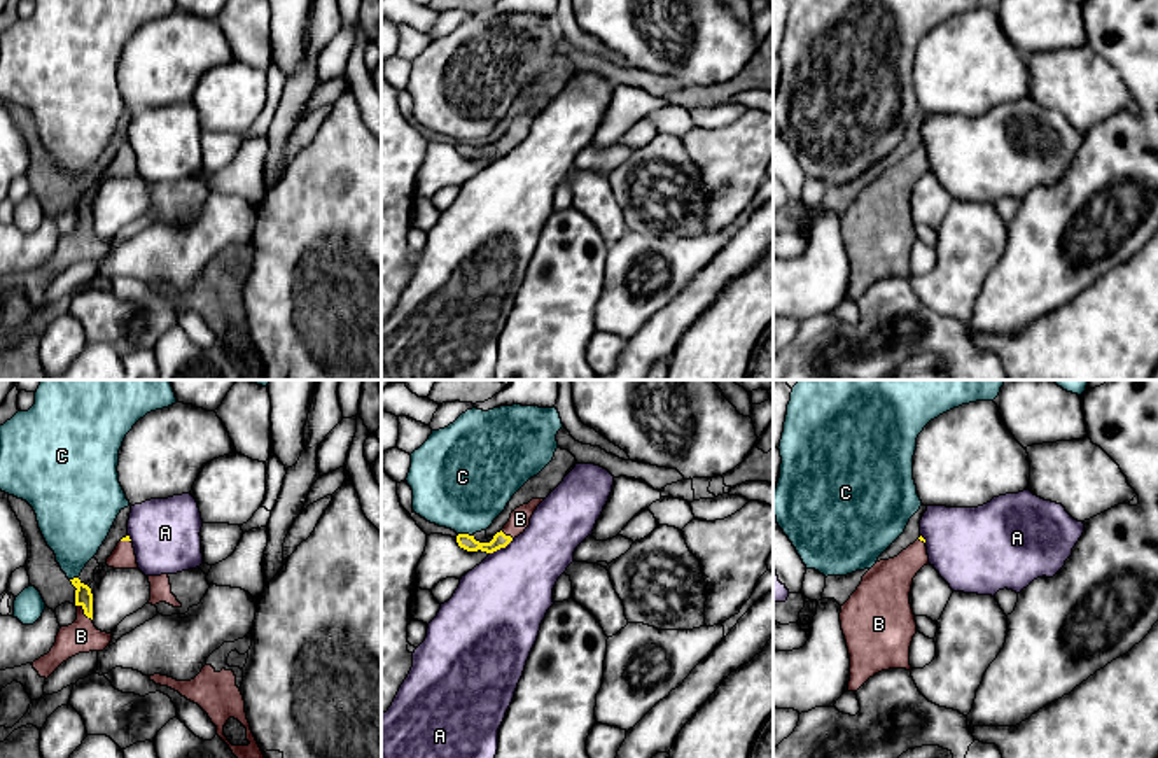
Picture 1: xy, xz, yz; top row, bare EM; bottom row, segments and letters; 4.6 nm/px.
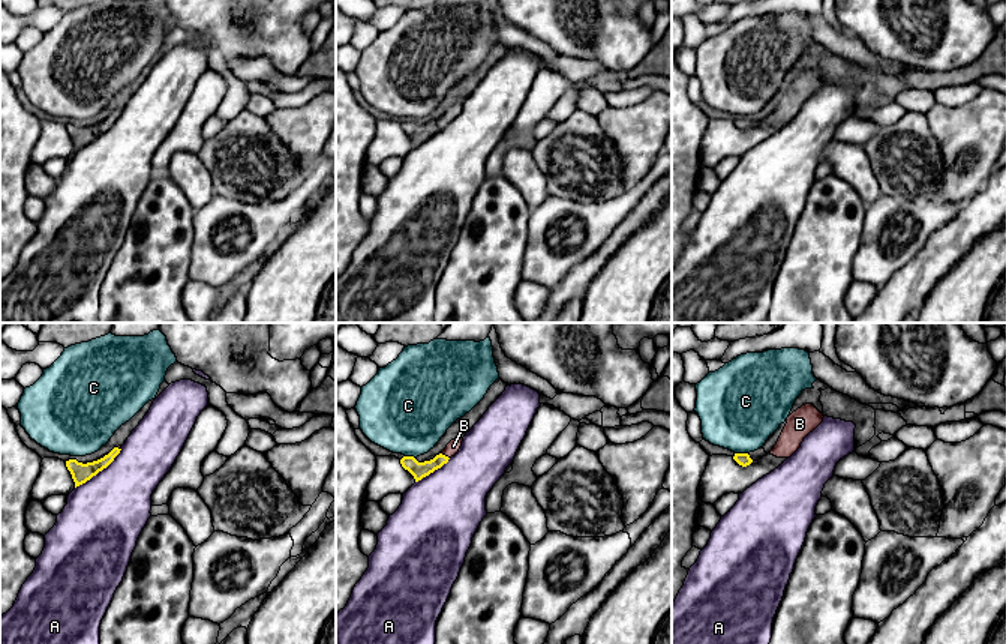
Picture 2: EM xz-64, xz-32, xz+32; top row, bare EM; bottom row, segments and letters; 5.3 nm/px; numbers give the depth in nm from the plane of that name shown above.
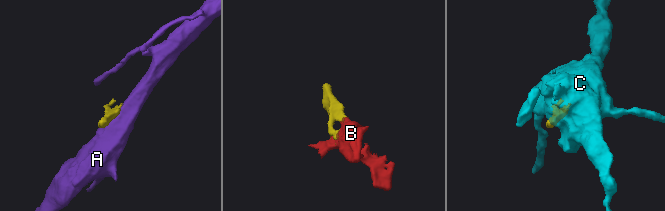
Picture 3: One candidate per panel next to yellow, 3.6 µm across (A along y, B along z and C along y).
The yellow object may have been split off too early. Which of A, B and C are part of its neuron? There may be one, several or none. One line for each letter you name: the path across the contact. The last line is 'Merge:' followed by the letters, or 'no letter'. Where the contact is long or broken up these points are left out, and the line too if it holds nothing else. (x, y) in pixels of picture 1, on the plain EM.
Merge: B

